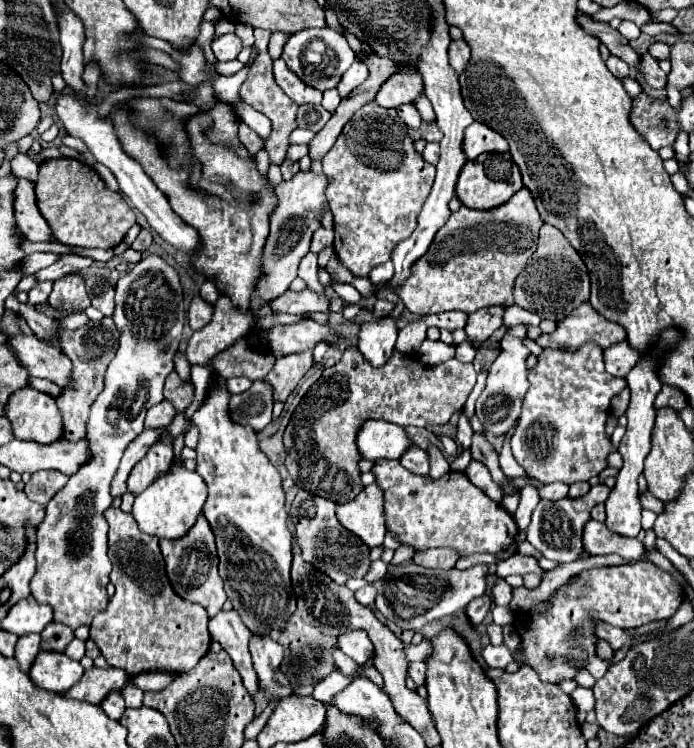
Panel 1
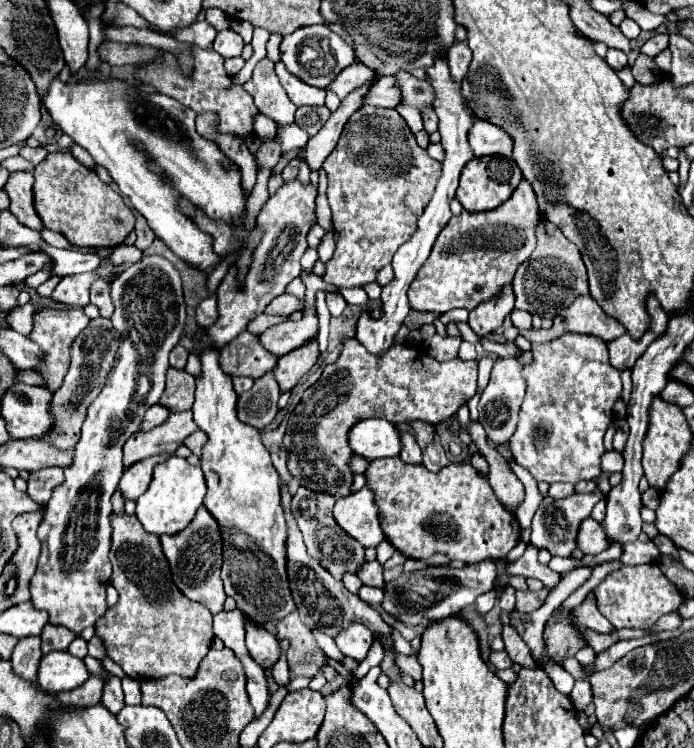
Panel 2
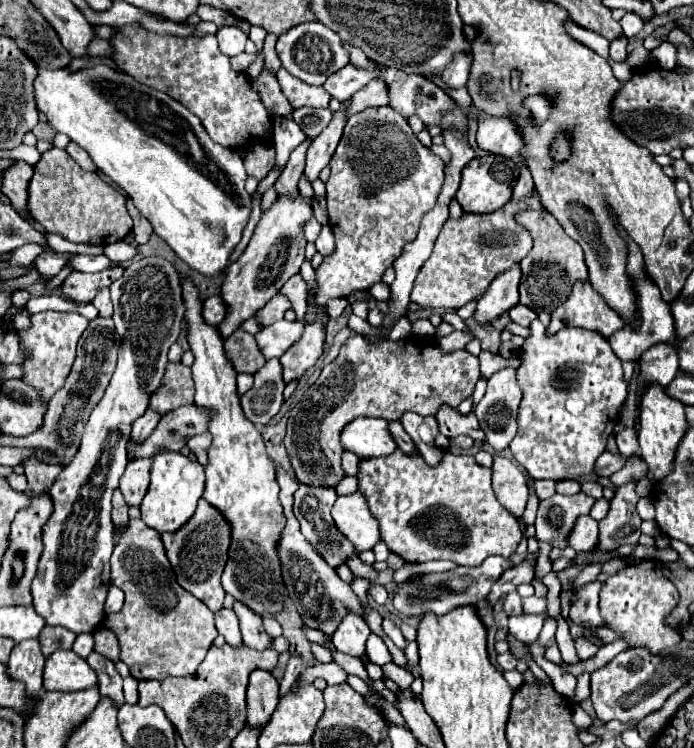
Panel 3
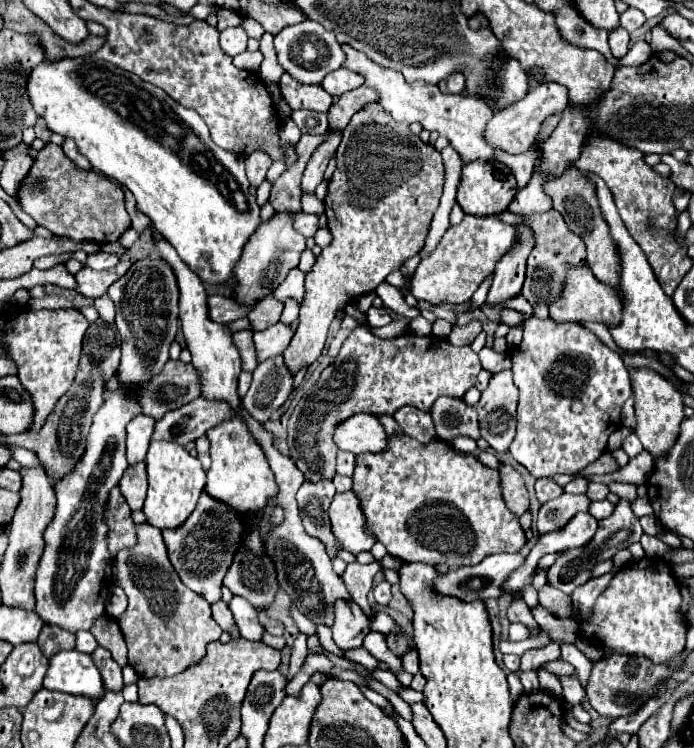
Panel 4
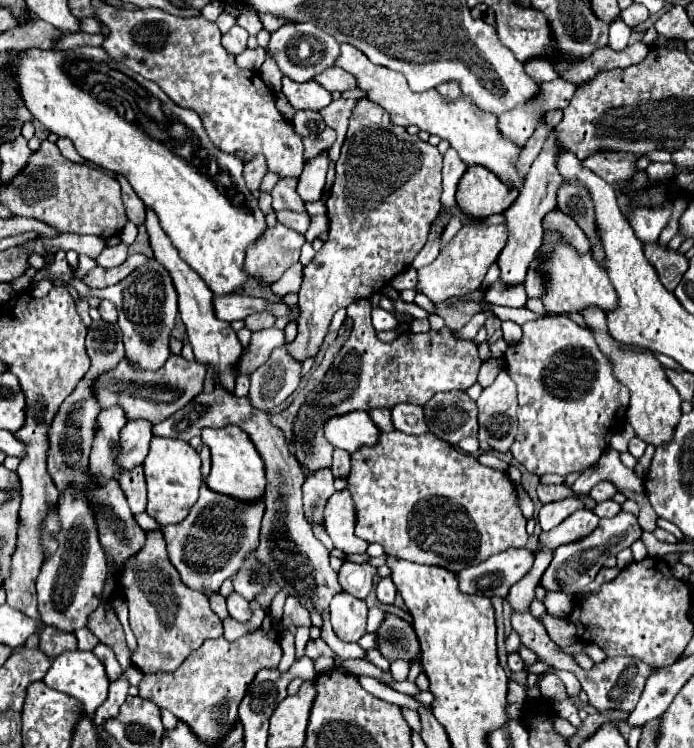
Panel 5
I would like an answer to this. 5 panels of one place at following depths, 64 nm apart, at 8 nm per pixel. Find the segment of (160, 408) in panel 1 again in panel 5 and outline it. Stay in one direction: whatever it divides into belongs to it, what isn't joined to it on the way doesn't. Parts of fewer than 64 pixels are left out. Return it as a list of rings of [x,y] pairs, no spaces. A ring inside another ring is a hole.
[[[130,420],[120,432],[122,454],[120,460],[116,460],[116,464],[120,464],[122,470],[132,470],[134,466],[142,464],[148,454],[150,438],[152,438],[152,422]]]

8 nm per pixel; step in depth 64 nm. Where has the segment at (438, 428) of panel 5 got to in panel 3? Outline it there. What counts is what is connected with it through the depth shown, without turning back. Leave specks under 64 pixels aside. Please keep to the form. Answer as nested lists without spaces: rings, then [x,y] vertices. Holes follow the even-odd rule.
[[[440,408],[440,412],[436,414],[436,420],[438,420],[440,432],[446,438],[454,438],[454,436],[460,436],[460,434],[466,434],[472,440],[480,440],[480,442],[484,440],[484,432],[482,432],[482,428],[480,428],[480,424],[478,424],[474,414],[462,416],[454,408]]]

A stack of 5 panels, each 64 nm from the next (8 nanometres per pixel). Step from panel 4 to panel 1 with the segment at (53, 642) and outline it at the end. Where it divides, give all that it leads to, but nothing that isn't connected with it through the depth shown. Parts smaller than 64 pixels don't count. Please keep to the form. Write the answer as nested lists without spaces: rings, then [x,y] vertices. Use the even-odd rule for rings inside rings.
[[[50,622],[44,630],[42,630],[42,650],[54,650],[54,652],[62,652],[68,642],[74,638],[74,632],[68,626],[62,626],[58,622]]]

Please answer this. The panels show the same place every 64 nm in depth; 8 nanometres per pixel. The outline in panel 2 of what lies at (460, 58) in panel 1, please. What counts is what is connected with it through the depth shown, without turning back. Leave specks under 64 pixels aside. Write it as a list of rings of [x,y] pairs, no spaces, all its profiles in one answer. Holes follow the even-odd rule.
[[[456,42],[448,48],[448,66],[454,80],[460,82],[464,78],[464,74],[468,72],[470,60],[472,60],[472,52],[466,42]]]

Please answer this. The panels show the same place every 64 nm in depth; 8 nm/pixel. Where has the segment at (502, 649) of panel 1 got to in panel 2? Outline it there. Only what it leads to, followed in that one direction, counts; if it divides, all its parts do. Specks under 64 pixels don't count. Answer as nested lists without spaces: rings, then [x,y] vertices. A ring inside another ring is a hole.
[[[500,650],[500,652],[490,652],[490,664],[494,664],[496,668],[510,668],[512,660],[506,654],[506,650]]]

